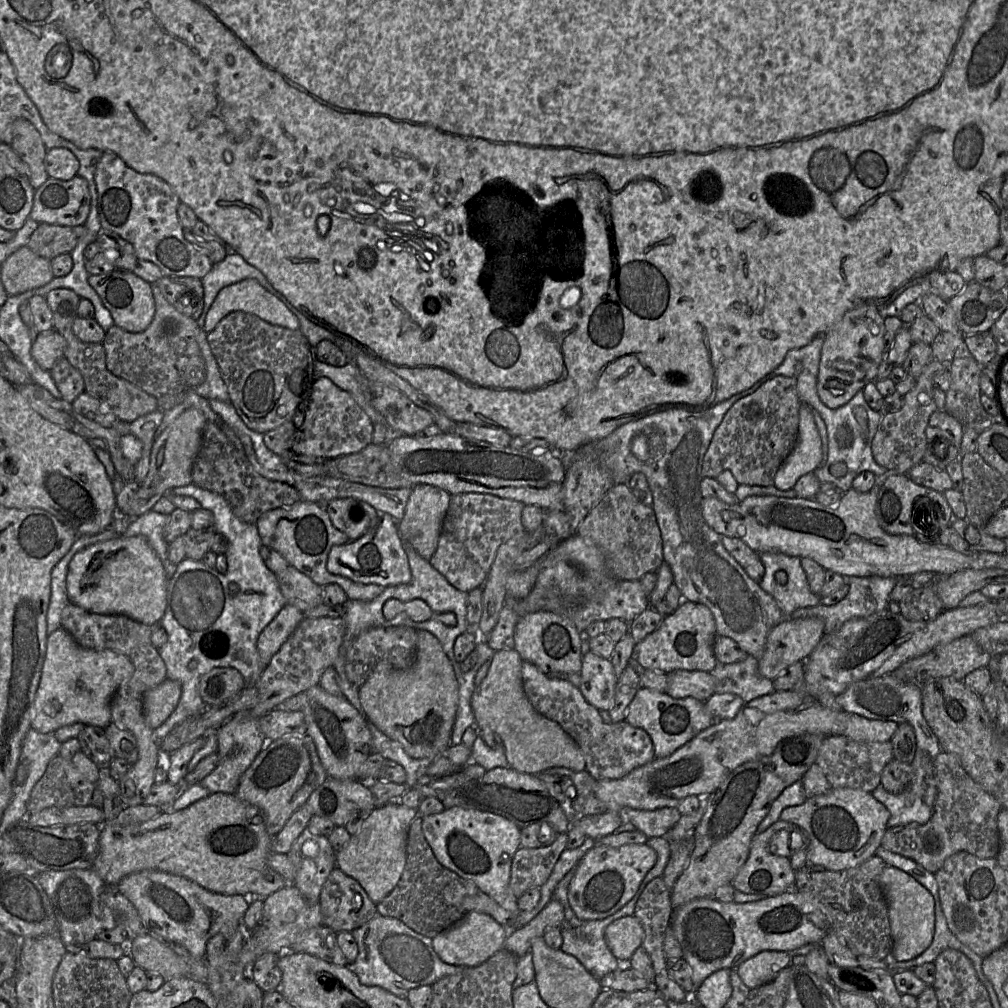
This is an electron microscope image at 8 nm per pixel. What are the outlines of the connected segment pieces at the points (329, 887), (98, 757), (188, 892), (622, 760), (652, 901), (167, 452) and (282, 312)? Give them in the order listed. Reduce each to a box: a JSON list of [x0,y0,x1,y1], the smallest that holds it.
[[319,867,377,934],[77,725,116,768],[117,870,250,959],[521,661,655,780],[634,877,688,1002],[129,408,206,518],[203,279,299,333]]

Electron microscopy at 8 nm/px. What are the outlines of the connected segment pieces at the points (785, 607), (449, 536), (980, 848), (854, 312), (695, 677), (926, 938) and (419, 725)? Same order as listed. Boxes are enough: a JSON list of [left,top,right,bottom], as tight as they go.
[[758,552,821,617],[430,492,526,593],[881,749,1002,874],[817,305,884,408],[665,670,716,702],[879,865,935,961],[359,630,458,759]]

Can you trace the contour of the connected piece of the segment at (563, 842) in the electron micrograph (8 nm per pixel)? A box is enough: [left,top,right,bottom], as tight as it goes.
[510,833,568,899]

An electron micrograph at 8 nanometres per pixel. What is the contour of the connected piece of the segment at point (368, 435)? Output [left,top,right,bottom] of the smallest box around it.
[291,379,374,459]

